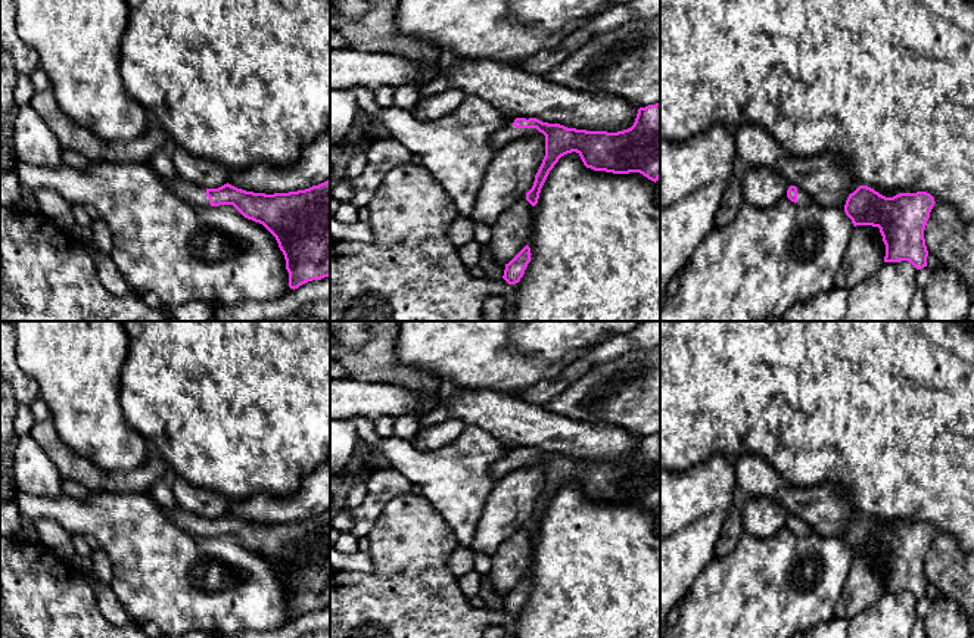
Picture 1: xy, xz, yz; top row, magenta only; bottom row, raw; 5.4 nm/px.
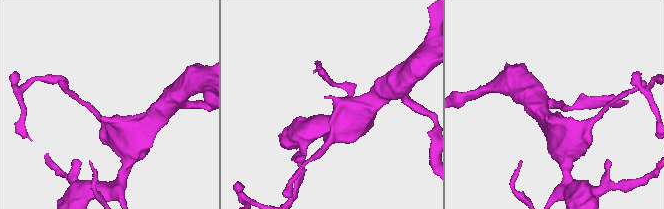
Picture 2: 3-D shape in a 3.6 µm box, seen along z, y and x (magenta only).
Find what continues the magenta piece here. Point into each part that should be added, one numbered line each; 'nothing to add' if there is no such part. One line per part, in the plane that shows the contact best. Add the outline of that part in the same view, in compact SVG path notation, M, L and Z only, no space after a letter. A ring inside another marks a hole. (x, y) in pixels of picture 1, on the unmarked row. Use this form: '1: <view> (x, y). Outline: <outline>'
1: xz (504, 466). Outline: M510 455L494 463L489 469L489 474L498 480L513 470L535 466L538 463L536 458L516 458L514 455Z

